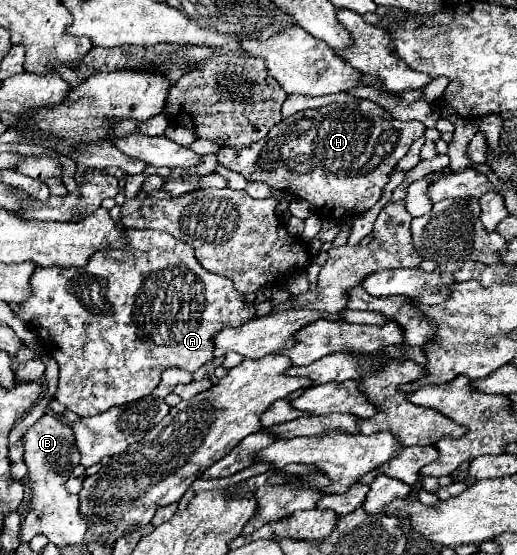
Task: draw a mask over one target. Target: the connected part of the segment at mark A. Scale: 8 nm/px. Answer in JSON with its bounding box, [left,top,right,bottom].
[19,230,257,416]

